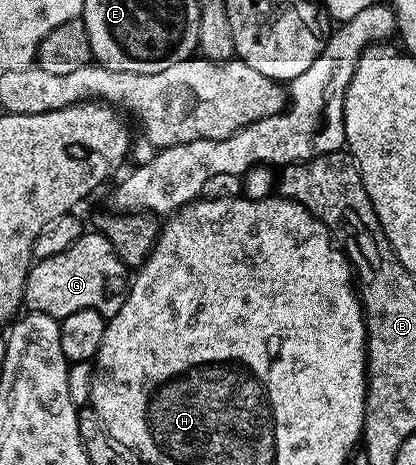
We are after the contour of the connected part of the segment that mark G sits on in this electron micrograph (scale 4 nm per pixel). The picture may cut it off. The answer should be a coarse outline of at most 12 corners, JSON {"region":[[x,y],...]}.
{"region":[[101,233],[40,258],[23,306],[60,320],[110,316],[129,267]]}

